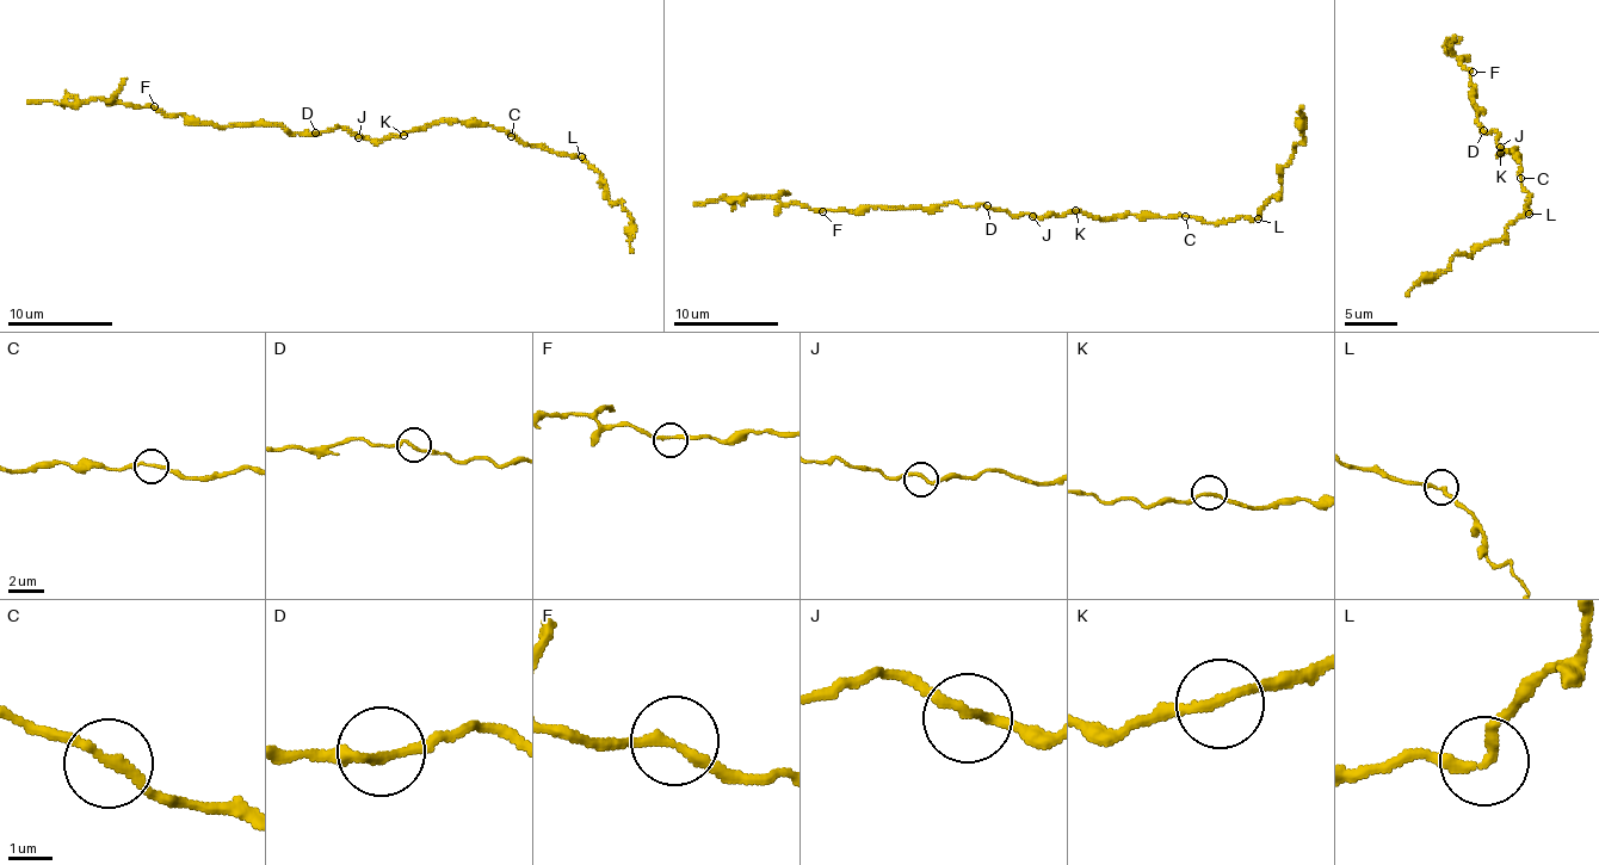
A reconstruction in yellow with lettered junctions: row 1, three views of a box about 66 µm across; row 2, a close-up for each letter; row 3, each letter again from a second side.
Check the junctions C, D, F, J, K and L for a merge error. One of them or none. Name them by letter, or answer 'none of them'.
L

